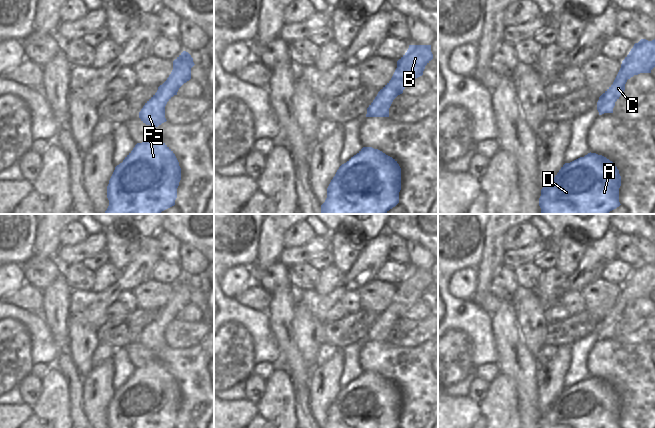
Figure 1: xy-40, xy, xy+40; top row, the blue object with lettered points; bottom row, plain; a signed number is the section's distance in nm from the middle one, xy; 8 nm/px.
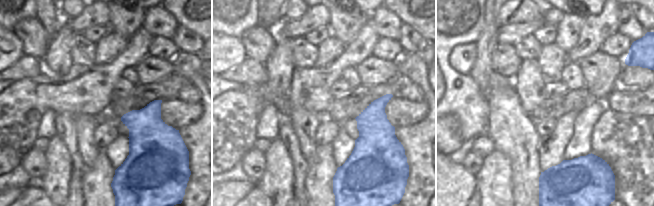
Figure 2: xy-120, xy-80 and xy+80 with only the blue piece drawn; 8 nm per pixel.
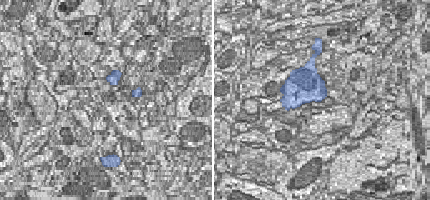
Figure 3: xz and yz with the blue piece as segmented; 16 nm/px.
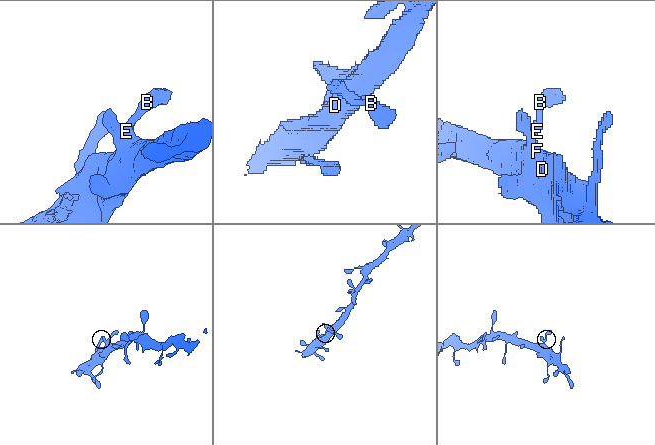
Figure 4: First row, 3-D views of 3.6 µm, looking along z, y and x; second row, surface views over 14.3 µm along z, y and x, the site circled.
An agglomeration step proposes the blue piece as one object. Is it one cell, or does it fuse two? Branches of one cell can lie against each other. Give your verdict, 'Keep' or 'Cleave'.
Keep.

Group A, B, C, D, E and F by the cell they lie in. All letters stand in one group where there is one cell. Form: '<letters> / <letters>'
A B C D E F

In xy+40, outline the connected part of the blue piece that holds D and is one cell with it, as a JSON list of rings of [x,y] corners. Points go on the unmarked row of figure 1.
[[[590,376],[561,391],[541,413],[539,428],[620,428],[620,410],[615,388]]]

